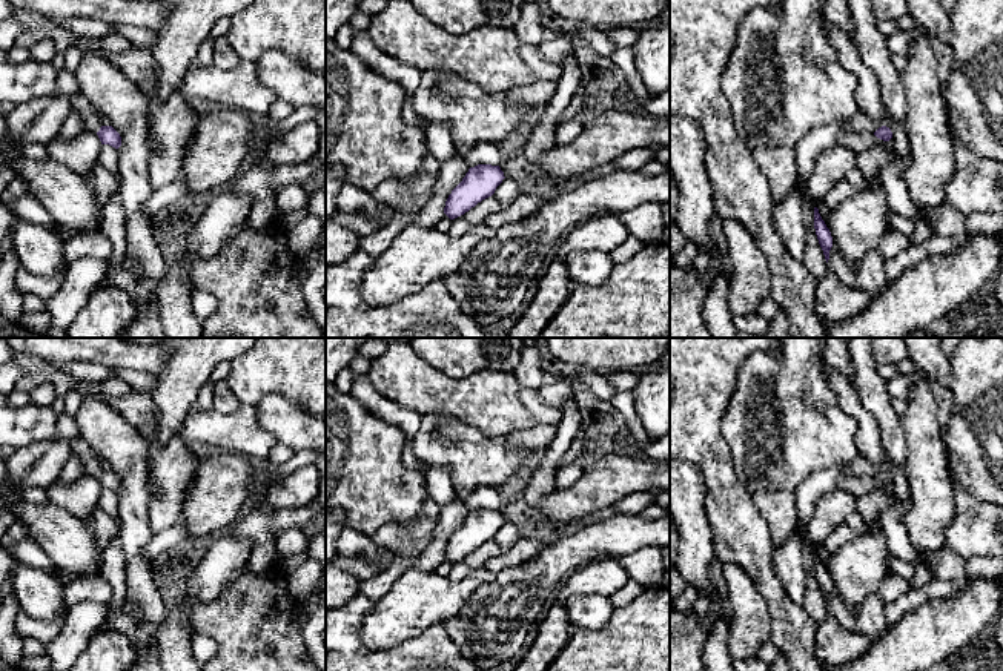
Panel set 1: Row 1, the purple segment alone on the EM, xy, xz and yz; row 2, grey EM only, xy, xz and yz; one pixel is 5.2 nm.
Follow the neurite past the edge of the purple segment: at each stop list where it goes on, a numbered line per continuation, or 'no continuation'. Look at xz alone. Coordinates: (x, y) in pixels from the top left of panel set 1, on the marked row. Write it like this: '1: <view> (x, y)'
no continuation

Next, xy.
1: xy (91, 120)

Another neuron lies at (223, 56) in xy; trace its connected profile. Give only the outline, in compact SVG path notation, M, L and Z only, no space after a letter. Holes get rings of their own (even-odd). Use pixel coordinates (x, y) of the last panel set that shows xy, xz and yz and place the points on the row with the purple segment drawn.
M226 35L218 37L212 41L212 66L229 71L233 69L240 61L241 58L230 48Z

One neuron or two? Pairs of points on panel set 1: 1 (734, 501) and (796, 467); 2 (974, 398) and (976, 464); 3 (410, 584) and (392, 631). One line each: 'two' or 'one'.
1: two
2: one
3: one

